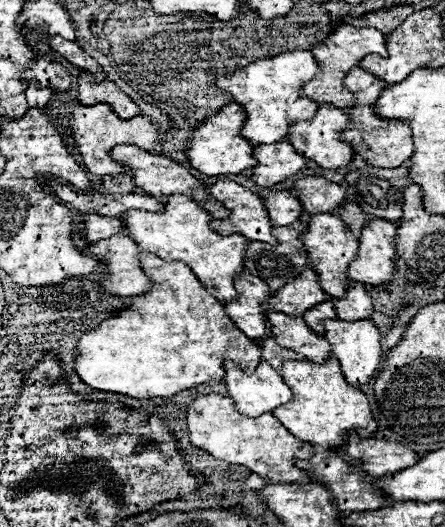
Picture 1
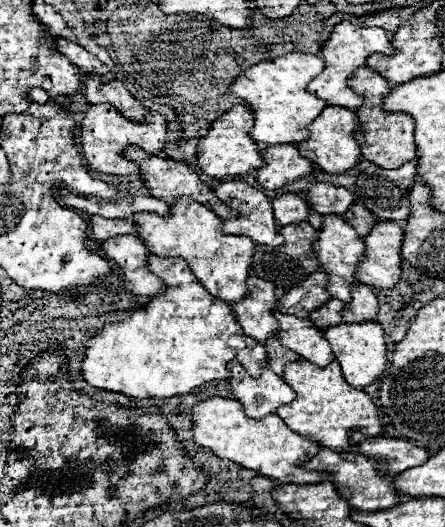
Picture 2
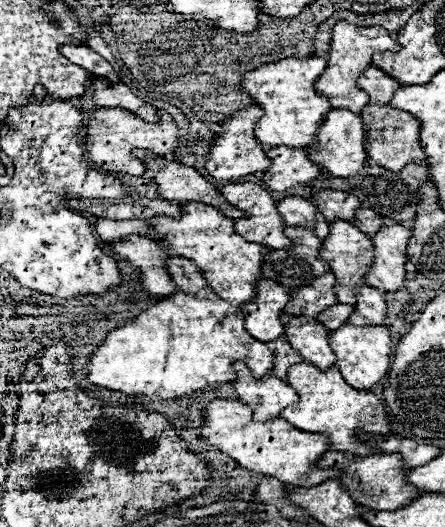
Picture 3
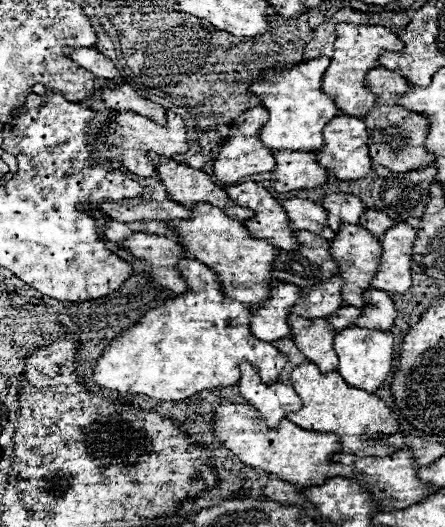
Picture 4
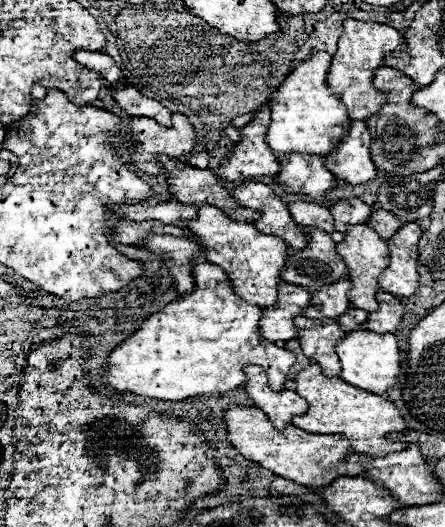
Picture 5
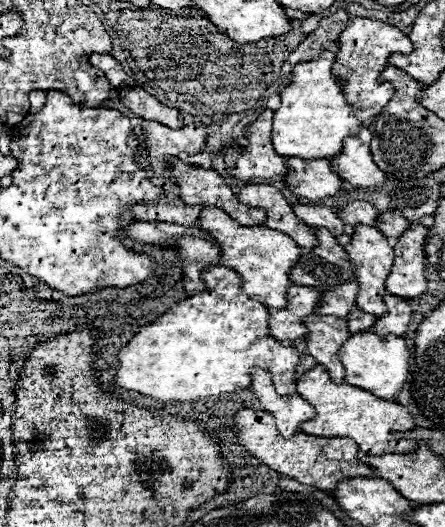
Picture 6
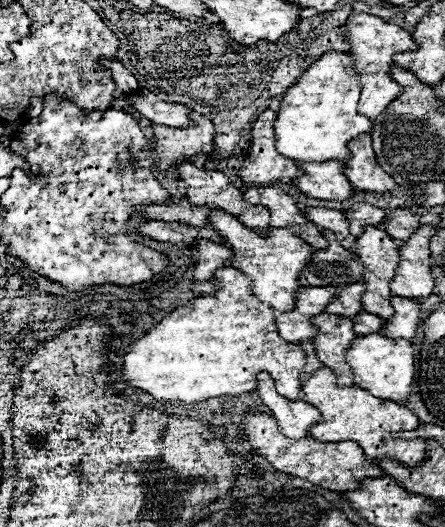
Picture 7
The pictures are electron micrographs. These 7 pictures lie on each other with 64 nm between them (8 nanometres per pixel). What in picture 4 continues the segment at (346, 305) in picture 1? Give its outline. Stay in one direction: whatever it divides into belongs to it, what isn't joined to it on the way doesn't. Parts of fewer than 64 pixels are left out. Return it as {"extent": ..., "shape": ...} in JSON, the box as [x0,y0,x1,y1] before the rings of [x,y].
{"extent":[354,290,396,330],"shape":[[[366,290],[364,292],[364,306],[362,314],[354,320],[354,326],[360,328],[376,328],[376,330],[390,330],[396,316],[394,302],[384,290]]]}

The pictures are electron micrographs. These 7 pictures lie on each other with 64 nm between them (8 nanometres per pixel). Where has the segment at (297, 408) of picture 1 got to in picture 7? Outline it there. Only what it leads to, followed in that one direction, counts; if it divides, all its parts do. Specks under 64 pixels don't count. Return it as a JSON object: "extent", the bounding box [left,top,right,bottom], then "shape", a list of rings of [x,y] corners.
{"extent":[302,368,426,466],"shape":[[[320,368],[310,374],[302,382],[304,400],[320,410],[322,420],[314,424],[308,432],[310,436],[322,440],[322,442],[342,442],[342,440],[354,440],[360,444],[364,454],[368,458],[394,458],[406,466],[416,466],[424,460],[426,454],[426,442],[424,440],[402,440],[394,438],[396,432],[402,430],[416,430],[420,426],[416,414],[408,410],[406,406],[392,402],[392,400],[380,400],[372,396],[370,392],[358,388],[358,386],[338,386],[336,376],[328,368]]]}

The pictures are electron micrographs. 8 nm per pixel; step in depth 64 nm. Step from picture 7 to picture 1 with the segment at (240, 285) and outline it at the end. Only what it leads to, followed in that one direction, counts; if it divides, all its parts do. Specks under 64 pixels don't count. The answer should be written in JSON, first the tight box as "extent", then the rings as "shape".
{"extent":[76,252,262,398],"shape":[[[140,252],[138,260],[140,260],[144,274],[152,282],[152,288],[146,294],[130,298],[124,310],[118,310],[116,316],[112,316],[110,320],[104,320],[94,330],[84,332],[76,344],[76,372],[86,386],[100,390],[100,392],[126,394],[132,398],[144,398],[144,396],[146,398],[152,398],[152,396],[170,398],[196,384],[210,382],[212,378],[222,378],[224,376],[222,362],[226,358],[238,358],[238,366],[246,370],[248,374],[256,370],[256,366],[262,360],[262,348],[256,344],[256,340],[246,338],[232,324],[232,320],[224,312],[222,302],[216,300],[200,284],[200,280],[194,276],[194,272],[186,264],[164,262],[162,258],[150,252]]]}

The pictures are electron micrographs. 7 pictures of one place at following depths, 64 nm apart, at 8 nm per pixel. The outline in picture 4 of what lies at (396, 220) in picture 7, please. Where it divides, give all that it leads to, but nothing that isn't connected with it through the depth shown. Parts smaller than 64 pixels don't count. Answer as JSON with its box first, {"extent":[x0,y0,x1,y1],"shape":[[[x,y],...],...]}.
{"extent":[360,210,394,238],"shape":[[[366,210],[364,216],[360,216],[360,226],[366,228],[372,236],[380,238],[390,226],[394,226],[394,220],[388,216],[382,216],[382,212],[376,210]]]}

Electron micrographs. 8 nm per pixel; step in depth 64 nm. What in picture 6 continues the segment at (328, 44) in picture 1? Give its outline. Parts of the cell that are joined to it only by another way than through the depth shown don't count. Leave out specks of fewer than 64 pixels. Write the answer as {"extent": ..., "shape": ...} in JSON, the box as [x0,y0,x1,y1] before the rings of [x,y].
{"extent":[332,18,412,122],"shape":[[[350,18],[338,42],[340,42],[340,50],[336,52],[332,74],[338,78],[340,88],[348,104],[352,104],[352,112],[356,114],[356,118],[366,122],[378,116],[394,94],[392,84],[378,82],[378,76],[388,66],[388,56],[392,52],[412,52],[412,42],[402,34],[402,30],[370,18]]]}

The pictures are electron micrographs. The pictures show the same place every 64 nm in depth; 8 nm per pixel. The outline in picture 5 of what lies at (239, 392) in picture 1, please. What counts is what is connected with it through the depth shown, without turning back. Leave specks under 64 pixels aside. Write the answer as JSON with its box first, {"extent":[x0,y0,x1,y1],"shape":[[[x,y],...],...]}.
{"extent":[244,366,308,430],"shape":[[[244,366],[246,384],[244,392],[248,398],[254,400],[254,406],[260,408],[274,424],[276,430],[284,430],[288,422],[292,422],[294,416],[302,416],[308,410],[308,404],[294,392],[294,390],[272,390],[266,382],[266,372],[260,366]]]}

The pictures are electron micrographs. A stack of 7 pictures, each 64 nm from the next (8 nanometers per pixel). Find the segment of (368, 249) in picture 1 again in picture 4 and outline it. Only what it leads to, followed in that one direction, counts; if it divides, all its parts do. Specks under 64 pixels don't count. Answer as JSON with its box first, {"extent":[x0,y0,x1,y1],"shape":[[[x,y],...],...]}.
{"extent":[372,222,416,292],"shape":[[[398,222],[384,236],[378,238],[382,246],[380,268],[372,278],[372,288],[384,292],[408,292],[410,278],[410,262],[412,262],[412,240],[416,238],[416,230],[404,222]]]}

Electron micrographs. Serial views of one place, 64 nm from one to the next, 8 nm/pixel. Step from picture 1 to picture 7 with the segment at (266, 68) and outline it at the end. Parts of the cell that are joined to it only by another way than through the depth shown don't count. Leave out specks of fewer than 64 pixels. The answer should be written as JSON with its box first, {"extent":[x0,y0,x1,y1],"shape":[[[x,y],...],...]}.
{"extent":[274,50,372,162],"shape":[[[328,50],[302,72],[296,84],[284,92],[274,124],[276,148],[282,156],[300,162],[348,160],[350,152],[346,142],[360,136],[362,132],[372,130],[372,120],[356,112],[360,84],[350,64],[352,58],[348,54]]]}

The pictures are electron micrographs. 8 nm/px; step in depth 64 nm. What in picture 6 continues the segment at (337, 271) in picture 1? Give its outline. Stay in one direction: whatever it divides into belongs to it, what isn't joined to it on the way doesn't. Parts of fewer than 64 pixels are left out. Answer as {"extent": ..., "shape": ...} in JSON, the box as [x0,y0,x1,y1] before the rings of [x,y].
{"extent":[344,224,394,316],"shape":[[[360,224],[354,228],[352,240],[344,246],[344,250],[350,256],[352,264],[356,264],[356,280],[358,280],[358,298],[356,298],[358,304],[356,306],[374,316],[382,316],[386,312],[386,306],[382,302],[382,296],[386,294],[384,280],[394,262],[394,250],[390,248],[388,238],[380,234],[376,228],[364,228],[364,224]]]}

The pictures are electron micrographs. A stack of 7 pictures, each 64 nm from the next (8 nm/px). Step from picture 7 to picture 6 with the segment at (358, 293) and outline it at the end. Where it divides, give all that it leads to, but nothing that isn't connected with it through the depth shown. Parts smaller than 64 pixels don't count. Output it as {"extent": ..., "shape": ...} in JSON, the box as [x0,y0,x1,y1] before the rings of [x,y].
{"extent":[316,284,358,318],"shape":[[[340,284],[332,290],[322,292],[320,304],[316,306],[316,316],[338,316],[346,318],[350,310],[356,306],[358,284]]]}

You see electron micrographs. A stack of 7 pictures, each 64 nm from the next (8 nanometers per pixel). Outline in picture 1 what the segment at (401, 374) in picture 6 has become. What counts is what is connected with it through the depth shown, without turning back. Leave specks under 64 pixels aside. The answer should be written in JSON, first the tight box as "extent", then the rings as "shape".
{"extent":[324,318,380,386],"shape":[[[328,318],[324,322],[326,326],[326,340],[332,346],[332,354],[340,360],[342,374],[348,380],[348,384],[358,386],[366,384],[374,378],[378,364],[380,364],[380,332],[370,320],[356,320],[356,322],[346,322],[338,318]]]}

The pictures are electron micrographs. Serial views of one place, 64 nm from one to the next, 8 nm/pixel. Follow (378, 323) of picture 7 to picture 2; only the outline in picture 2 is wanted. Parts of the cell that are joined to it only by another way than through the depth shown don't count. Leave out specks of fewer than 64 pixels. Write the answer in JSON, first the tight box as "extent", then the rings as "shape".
{"extent":[308,298,344,330],"shape":[[[332,298],[332,302],[328,302],[324,308],[320,308],[320,312],[314,312],[312,316],[308,316],[312,320],[312,324],[320,330],[326,330],[332,324],[340,324],[342,322],[342,310],[344,310],[344,302]]]}

